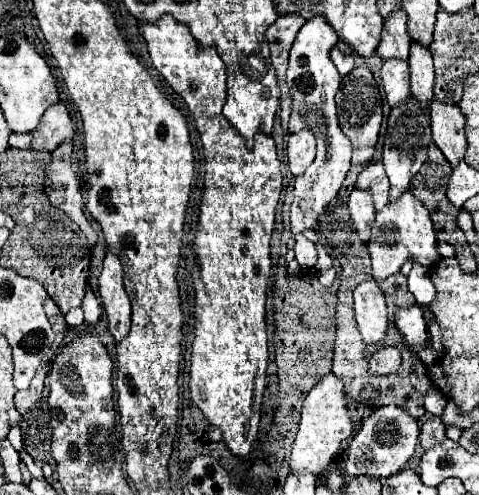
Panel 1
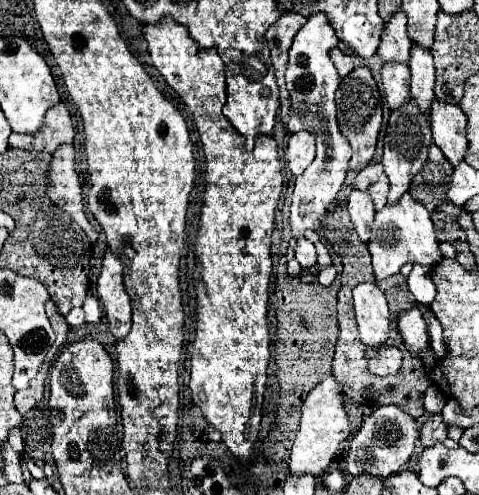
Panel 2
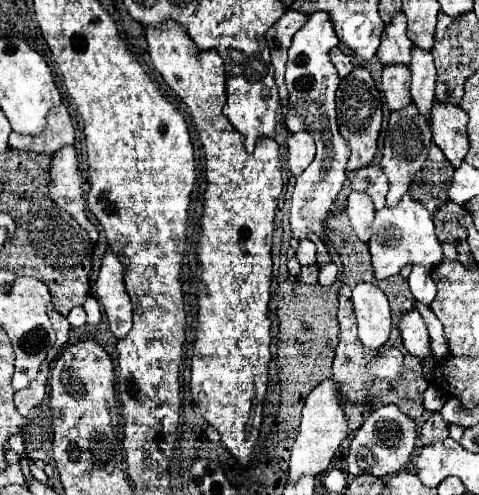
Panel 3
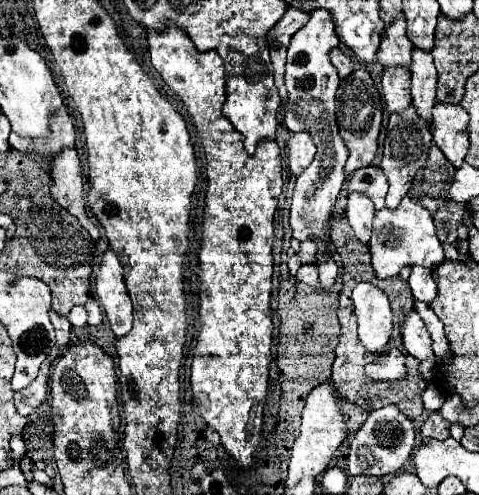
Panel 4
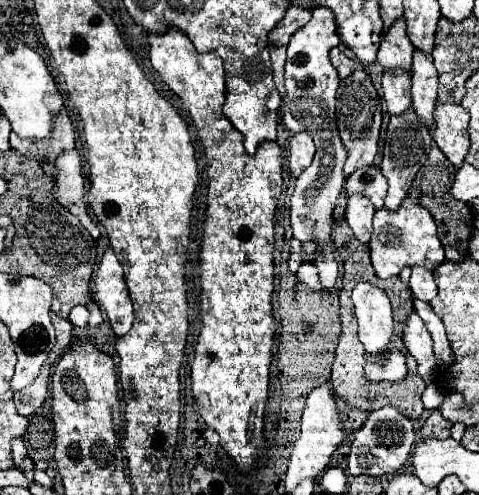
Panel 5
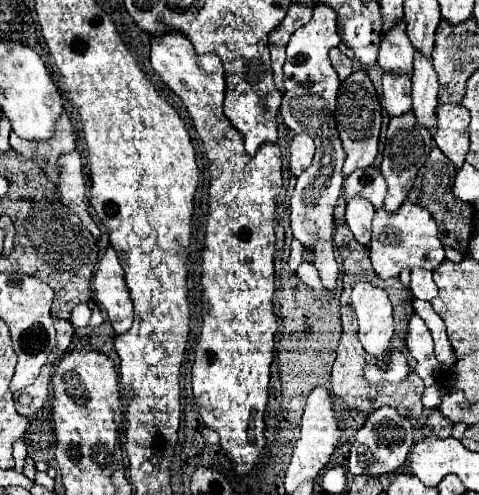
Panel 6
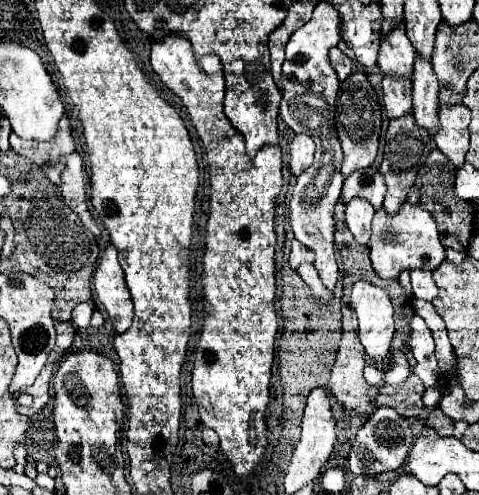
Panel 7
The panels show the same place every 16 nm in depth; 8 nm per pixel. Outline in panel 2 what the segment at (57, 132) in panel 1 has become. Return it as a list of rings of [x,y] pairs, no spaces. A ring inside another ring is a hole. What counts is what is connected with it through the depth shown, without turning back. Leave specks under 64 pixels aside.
[[[58,104],[56,108],[48,110],[46,126],[36,136],[24,136],[24,134],[10,134],[10,146],[20,150],[36,150],[36,152],[56,152],[62,144],[74,142],[74,126],[70,120],[70,114],[64,104]]]

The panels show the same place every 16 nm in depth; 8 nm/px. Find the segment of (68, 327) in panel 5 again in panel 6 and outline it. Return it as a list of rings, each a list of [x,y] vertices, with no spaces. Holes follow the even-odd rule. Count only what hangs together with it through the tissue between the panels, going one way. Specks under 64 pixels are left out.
[[[54,320],[54,328],[58,332],[58,342],[56,344],[66,344],[70,348],[72,338],[74,338],[74,328],[66,320]]]

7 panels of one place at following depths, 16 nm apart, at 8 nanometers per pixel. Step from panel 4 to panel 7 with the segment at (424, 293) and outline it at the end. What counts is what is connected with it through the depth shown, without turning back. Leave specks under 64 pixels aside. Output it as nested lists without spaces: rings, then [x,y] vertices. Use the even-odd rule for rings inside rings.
[[[412,270],[412,288],[414,288],[414,296],[416,298],[436,298],[438,288],[432,280],[432,272],[428,270]]]

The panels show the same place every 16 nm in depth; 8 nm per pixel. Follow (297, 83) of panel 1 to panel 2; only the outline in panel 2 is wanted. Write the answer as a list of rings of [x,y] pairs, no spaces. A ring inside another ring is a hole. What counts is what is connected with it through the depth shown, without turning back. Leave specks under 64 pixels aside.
[[[324,12],[312,14],[310,20],[298,30],[294,36],[290,58],[288,58],[288,70],[286,70],[286,86],[290,92],[290,116],[288,116],[288,132],[300,132],[308,130],[316,136],[316,158],[306,168],[294,184],[294,196],[290,206],[290,226],[294,237],[304,236],[306,230],[322,232],[322,218],[328,214],[330,206],[336,200],[336,194],[340,192],[346,172],[348,172],[348,160],[352,150],[348,148],[348,140],[338,130],[336,122],[336,102],[334,94],[340,84],[340,76],[330,60],[330,50],[338,44],[336,32],[332,24],[328,22],[328,16]]]

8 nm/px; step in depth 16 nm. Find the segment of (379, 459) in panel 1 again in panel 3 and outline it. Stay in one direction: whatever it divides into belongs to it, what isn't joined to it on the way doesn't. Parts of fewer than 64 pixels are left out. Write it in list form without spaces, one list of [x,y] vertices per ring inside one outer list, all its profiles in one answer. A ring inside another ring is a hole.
[[[382,406],[378,410],[372,410],[362,428],[354,434],[354,440],[350,444],[348,452],[348,474],[372,474],[372,476],[386,476],[396,474],[402,470],[402,466],[410,460],[414,446],[416,446],[416,424],[412,418],[402,414],[398,406]]]

